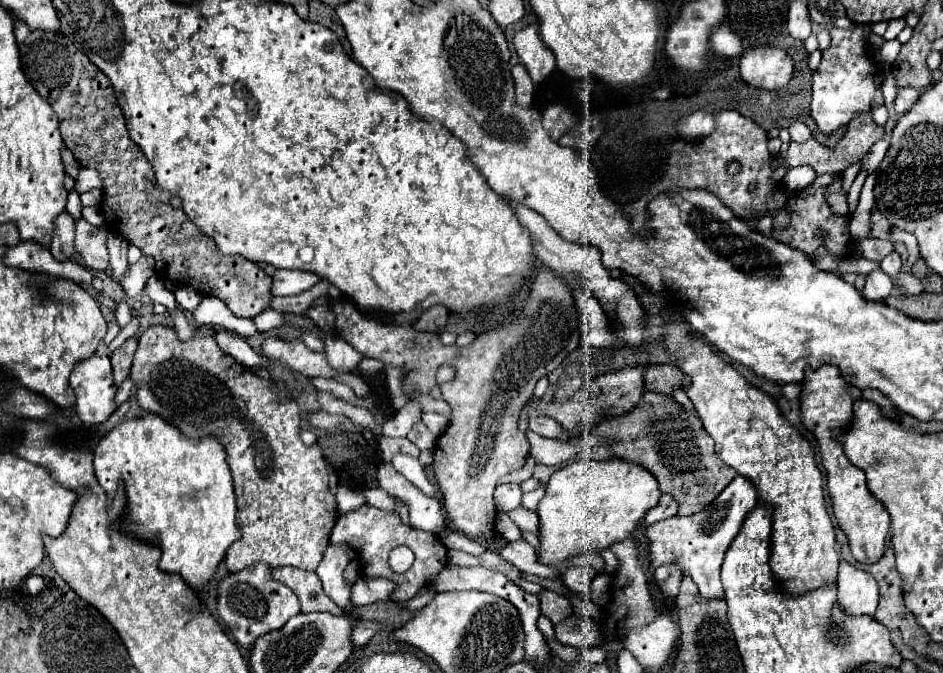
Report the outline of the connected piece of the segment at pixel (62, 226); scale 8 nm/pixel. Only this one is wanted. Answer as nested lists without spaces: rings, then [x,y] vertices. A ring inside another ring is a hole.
[[[62,211],[54,219],[54,231],[52,231],[52,243],[50,243],[50,253],[58,261],[72,259],[74,255],[74,219],[70,213]]]

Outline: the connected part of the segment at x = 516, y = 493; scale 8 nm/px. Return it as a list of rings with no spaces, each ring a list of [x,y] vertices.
[[[516,483],[498,485],[494,491],[494,505],[500,513],[508,513],[508,511],[520,507],[520,499],[522,499],[522,489]]]

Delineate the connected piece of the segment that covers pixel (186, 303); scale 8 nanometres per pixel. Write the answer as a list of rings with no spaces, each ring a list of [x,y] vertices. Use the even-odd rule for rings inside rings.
[[[178,287],[174,291],[174,297],[176,297],[178,305],[186,311],[192,311],[200,305],[200,293],[196,289],[190,289],[190,287]]]

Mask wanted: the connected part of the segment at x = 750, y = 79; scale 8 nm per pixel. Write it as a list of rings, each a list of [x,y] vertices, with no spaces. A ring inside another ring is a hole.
[[[774,49],[774,53],[758,53],[758,59],[740,59],[740,77],[758,89],[780,89],[792,77],[792,59],[786,51]]]

